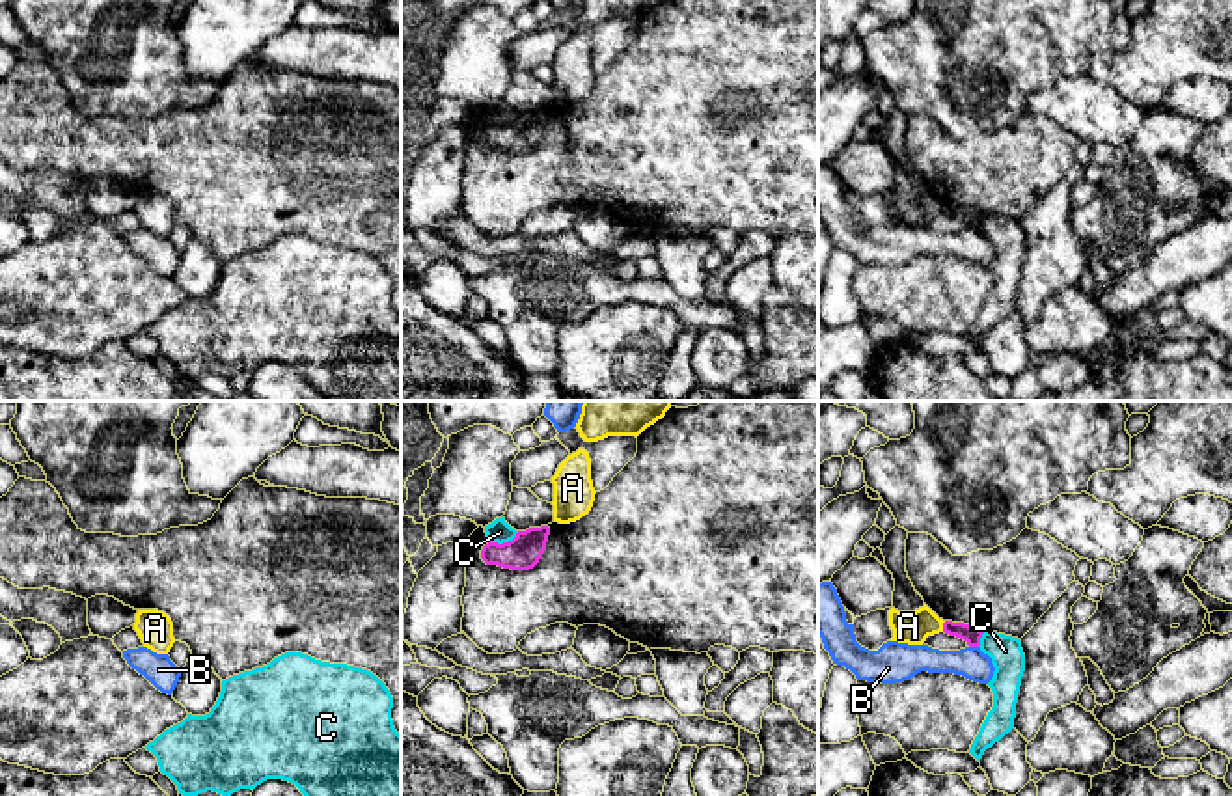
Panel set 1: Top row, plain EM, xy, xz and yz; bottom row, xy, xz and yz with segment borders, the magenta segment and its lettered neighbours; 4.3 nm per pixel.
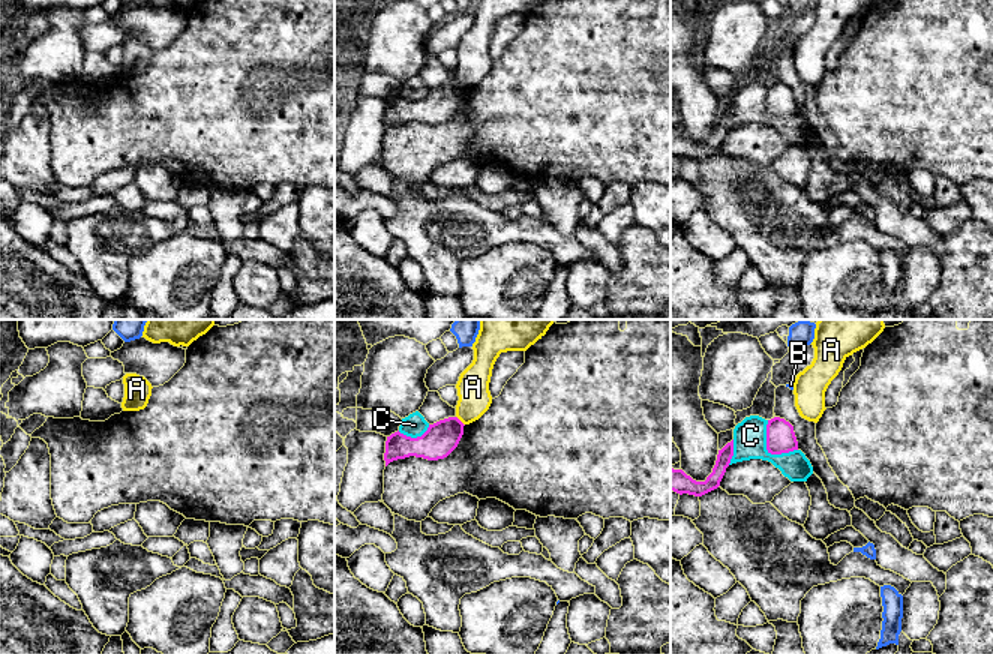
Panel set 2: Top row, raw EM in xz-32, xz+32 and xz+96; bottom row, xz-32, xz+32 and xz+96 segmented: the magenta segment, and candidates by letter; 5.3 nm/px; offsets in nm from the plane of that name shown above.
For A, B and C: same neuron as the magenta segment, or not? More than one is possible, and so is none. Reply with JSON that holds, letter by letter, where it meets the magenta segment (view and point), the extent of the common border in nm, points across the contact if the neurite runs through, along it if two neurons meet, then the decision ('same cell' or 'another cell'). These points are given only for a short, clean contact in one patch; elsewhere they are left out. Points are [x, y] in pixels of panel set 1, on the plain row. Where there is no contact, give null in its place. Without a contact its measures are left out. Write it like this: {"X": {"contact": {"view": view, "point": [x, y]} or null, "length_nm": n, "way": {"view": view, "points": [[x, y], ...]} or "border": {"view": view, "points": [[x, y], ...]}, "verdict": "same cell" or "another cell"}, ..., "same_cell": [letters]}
{"A": {"contact": {"view": "yz", "point": [944, 209]}, "length_nm": 50, "border": {"view": "yz", "points": [[945, 204], [942, 213]]}, "verdict": "another cell"}, "B": {"contact": {"view": "yz", "point": [973, 228]}, "length_nm": 40, "border": {"view": "yz", "points": [[970, 228], [977, 230]]}, "verdict": "another cell"}, "C": {"contact": {"view": "xz", "point": [504, 125]}, "length_nm": 140, "verdict": "another cell"}, "same_cell": []}

